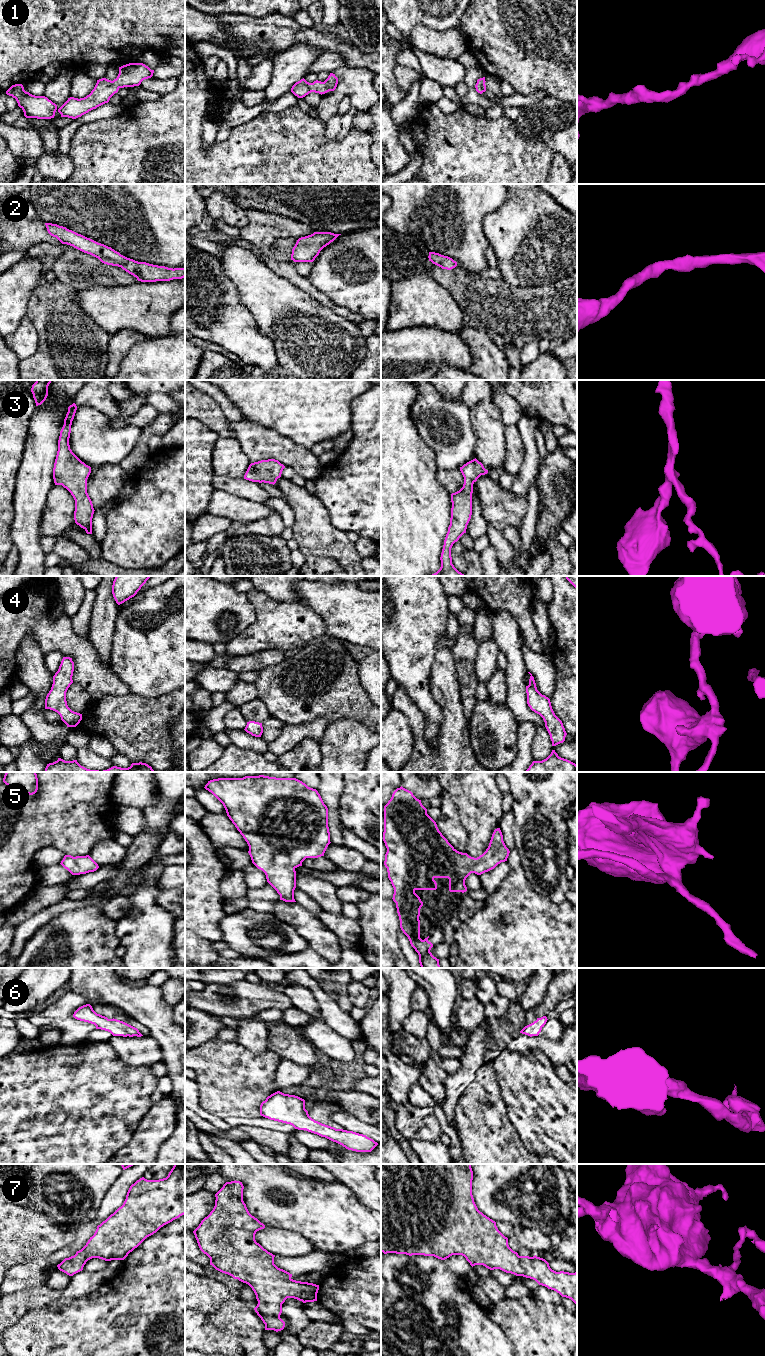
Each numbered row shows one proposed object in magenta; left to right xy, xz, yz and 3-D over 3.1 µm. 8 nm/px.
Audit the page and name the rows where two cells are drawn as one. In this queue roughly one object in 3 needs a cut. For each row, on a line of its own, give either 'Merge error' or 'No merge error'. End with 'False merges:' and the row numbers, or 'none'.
1: No merge error
2: No merge error
3: No merge error
4: No merge error
5: No merge error
6: No merge error
7: No merge error
False merges: none

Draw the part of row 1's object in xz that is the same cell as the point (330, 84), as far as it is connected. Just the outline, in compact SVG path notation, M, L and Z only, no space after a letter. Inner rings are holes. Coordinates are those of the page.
M330 73L324 82L316 80L313 83L309 83L303 78L292 86L291 92L298 98L303 98L311 92L322 95L329 91L334 91L337 84L338 78L335 76L335 74Z

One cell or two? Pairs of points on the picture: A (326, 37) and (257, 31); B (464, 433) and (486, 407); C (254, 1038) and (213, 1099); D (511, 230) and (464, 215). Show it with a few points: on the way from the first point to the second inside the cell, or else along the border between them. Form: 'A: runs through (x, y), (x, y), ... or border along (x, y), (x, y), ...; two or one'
A: runs through (309, 35), (274, 33); one
B: border along (469, 409), (471, 424), (476, 438), (476, 447); two
C: border along (236, 1041), (256, 1053), (268, 1051); two
D: border along (500, 205), (482, 221), (488, 243); two

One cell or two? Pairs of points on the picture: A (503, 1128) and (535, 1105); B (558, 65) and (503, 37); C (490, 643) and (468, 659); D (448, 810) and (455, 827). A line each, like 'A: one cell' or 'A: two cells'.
A: two cells
B: one cell
C: two cells
D: one cell

